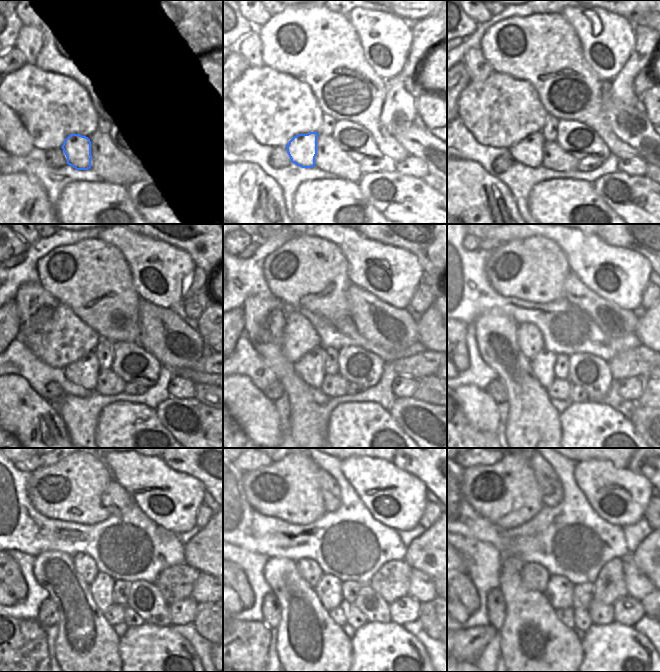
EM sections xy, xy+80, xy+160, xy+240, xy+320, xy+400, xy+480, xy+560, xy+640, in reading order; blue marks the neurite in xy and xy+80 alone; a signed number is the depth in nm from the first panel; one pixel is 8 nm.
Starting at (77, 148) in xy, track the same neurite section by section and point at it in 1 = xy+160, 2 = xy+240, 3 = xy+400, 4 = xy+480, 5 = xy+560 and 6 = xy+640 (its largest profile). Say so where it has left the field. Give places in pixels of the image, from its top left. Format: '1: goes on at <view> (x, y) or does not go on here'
1: goes on at xy+160 (529, 152)
2: goes on at xy+240 (84, 372)
3: goes on at xy+400 (543, 364)
4: goes on at xy+480 (101, 589)
5: goes on at xy+560 (329, 589)
6: goes on at xy+640 (559, 592)

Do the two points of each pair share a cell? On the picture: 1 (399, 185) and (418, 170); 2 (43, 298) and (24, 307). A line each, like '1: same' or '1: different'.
1: different
2: same

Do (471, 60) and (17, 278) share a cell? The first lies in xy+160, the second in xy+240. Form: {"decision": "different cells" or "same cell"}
{"decision": "different cells"}

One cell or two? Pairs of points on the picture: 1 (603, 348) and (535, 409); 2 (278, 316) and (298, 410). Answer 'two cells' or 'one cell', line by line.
1: two cells
2: one cell

